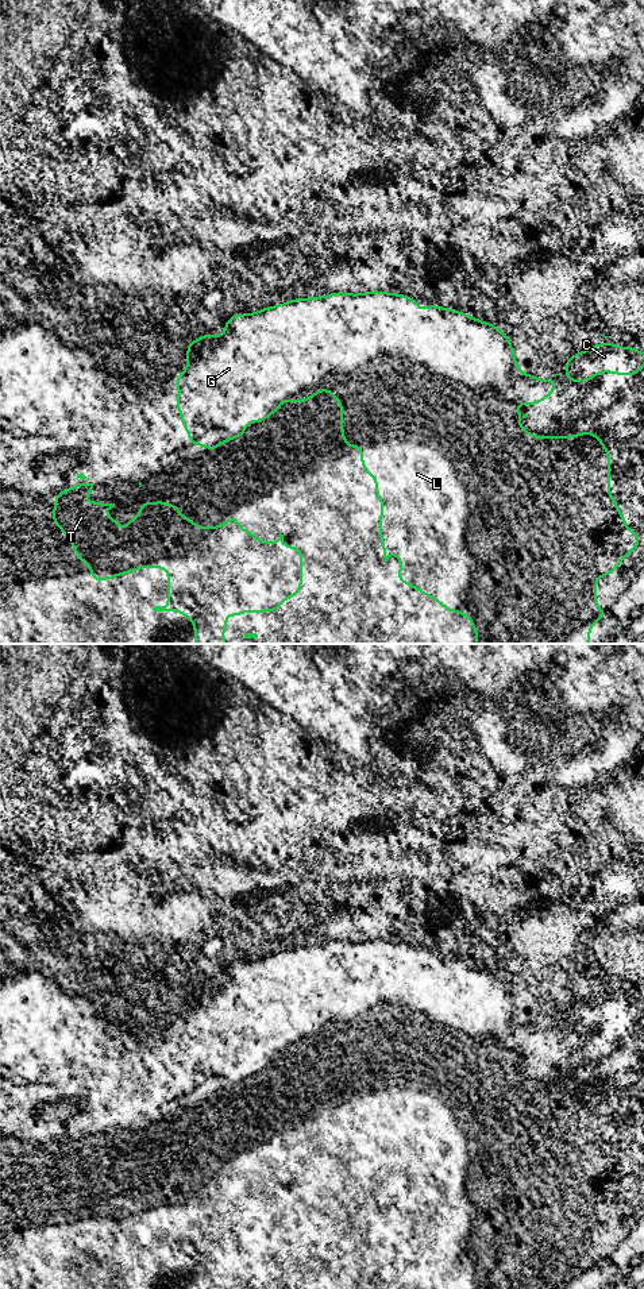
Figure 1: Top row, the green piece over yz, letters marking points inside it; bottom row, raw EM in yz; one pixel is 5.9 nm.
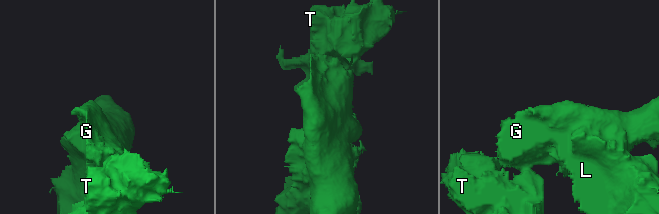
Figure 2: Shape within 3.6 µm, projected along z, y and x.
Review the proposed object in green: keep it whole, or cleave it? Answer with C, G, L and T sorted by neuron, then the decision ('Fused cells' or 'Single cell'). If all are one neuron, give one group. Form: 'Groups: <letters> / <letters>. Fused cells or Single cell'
Groups: C G L T. Single cell

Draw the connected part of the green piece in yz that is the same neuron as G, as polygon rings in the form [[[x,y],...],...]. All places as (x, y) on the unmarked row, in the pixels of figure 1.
[[[373,938],[373,939],[363,939],[363,941],[360,941],[360,942],[351,942],[351,941],[346,941],[346,939],[338,939],[338,941],[335,941],[335,939],[333,939],[333,941],[329,941],[329,942],[327,942],[327,943],[323,943],[323,945],[309,945],[309,946],[292,946],[292,948],[290,948],[290,949],[288,949],[288,950],[284,950],[284,952],[278,952],[278,953],[275,953],[275,954],[266,954],[266,956],[263,956],[263,957],[261,957],[261,958],[258,958],[258,960],[254,960],[254,961],[243,961],[243,962],[232,962],[232,964],[231,964],[231,965],[230,965],[230,966],[227,966],[227,969],[225,969],[225,972],[224,972],[224,983],[223,983],[223,984],[220,984],[220,985],[217,985],[217,984],[215,984],[215,983],[213,983],[213,981],[212,981],[212,980],[208,980],[208,981],[205,981],[205,983],[204,983],[204,984],[203,984],[203,985],[198,985],[198,987],[197,987],[197,988],[189,988],[189,989],[188,989],[188,997],[186,997],[186,1002],[185,1002],[185,1003],[186,1003],[186,1010],[188,1010],[188,1014],[186,1014],[186,1016],[185,1016],[185,1019],[184,1019],[184,1020],[181,1020],[181,1022],[180,1022],[180,1023],[178,1023],[178,1024],[177,1024],[177,1026],[176,1026],[176,1029],[174,1029],[174,1031],[176,1031],[176,1034],[177,1034],[177,1035],[178,1035],[178,1038],[180,1038],[180,1041],[178,1041],[178,1046],[177,1046],[177,1047],[176,1047],[176,1049],[174,1049],[174,1054],[176,1054],[176,1055],[178,1055],[178,1057],[180,1057],[180,1065],[181,1065],[181,1072],[182,1072],[182,1073],[184,1073],[184,1076],[185,1076],[185,1077],[186,1077],[186,1081],[188,1081],[188,1087],[189,1087],[189,1089],[190,1089],[190,1092],[192,1092],[192,1093],[198,1093],[198,1095],[207,1095],[207,1096],[208,1096],[208,1097],[209,1097],[209,1100],[211,1100],[211,1099],[217,1099],[217,1097],[219,1097],[219,1095],[220,1095],[220,1092],[221,1092],[221,1091],[225,1091],[225,1089],[228,1089],[228,1088],[234,1088],[234,1087],[238,1087],[238,1085],[240,1085],[240,1084],[244,1084],[244,1082],[246,1082],[246,1078],[247,1078],[247,1077],[246,1077],[246,1070],[247,1070],[247,1069],[251,1069],[251,1070],[254,1070],[254,1072],[258,1072],[258,1070],[261,1070],[261,1069],[265,1069],[265,1068],[267,1068],[267,1066],[269,1066],[269,1065],[270,1065],[270,1064],[271,1064],[271,1062],[273,1062],[273,1061],[277,1061],[277,1060],[278,1060],[278,1058],[279,1058],[279,1054],[281,1054],[281,1051],[282,1051],[282,1050],[284,1050],[284,1049],[294,1049],[294,1050],[298,1050],[298,1051],[300,1051],[300,1050],[306,1050],[306,1049],[308,1049],[308,1047],[311,1047],[311,1046],[313,1046],[313,1045],[316,1045],[316,1043],[317,1043],[317,1042],[319,1042],[319,1039],[320,1039],[320,1038],[328,1038],[328,1039],[329,1039],[329,1042],[331,1042],[331,1043],[333,1043],[333,1045],[335,1045],[335,1047],[336,1047],[336,1049],[338,1049],[338,1050],[339,1050],[339,1051],[340,1051],[340,1084],[342,1084],[342,1087],[343,1087],[343,1088],[344,1088],[344,1089],[346,1089],[346,1095],[347,1095],[347,1096],[348,1096],[348,1097],[354,1097],[354,1096],[355,1096],[355,1095],[356,1095],[356,1093],[358,1093],[358,1092],[360,1092],[360,1093],[362,1093],[362,1101],[360,1101],[360,1103],[359,1103],[359,1104],[358,1104],[358,1107],[359,1107],[359,1108],[360,1108],[360,1109],[362,1109],[362,1116],[363,1116],[363,1118],[365,1118],[365,1119],[366,1119],[366,1120],[367,1120],[367,1122],[369,1122],[369,1123],[370,1123],[370,1124],[371,1124],[371,1126],[373,1126],[373,1127],[374,1127],[374,1130],[377,1130],[377,1131],[378,1131],[378,1134],[377,1134],[377,1135],[375,1135],[375,1136],[374,1136],[374,1145],[377,1145],[377,1146],[382,1146],[382,1147],[383,1147],[383,1150],[382,1150],[382,1151],[381,1151],[381,1153],[379,1153],[379,1155],[381,1155],[381,1157],[382,1157],[382,1158],[383,1158],[383,1161],[382,1161],[382,1162],[381,1162],[381,1163],[379,1163],[379,1165],[378,1165],[378,1176],[379,1176],[379,1180],[381,1180],[381,1184],[379,1184],[379,1189],[381,1189],[381,1192],[382,1192],[382,1199],[383,1199],[383,1205],[385,1205],[385,1209],[387,1209],[387,1208],[389,1208],[389,1207],[390,1207],[390,1205],[392,1205],[392,1204],[393,1204],[393,1203],[394,1203],[394,1201],[396,1201],[396,1200],[398,1200],[398,1201],[400,1201],[400,1220],[398,1220],[398,1222],[397,1222],[397,1223],[396,1223],[396,1226],[397,1226],[397,1227],[398,1227],[398,1228],[400,1228],[400,1230],[401,1230],[401,1231],[402,1231],[402,1232],[409,1232],[409,1234],[410,1234],[410,1235],[412,1235],[412,1236],[413,1236],[413,1238],[419,1238],[419,1239],[420,1239],[420,1240],[421,1240],[421,1242],[423,1242],[423,1243],[425,1243],[425,1244],[431,1244],[431,1246],[432,1246],[432,1247],[433,1247],[433,1249],[436,1249],[436,1250],[440,1250],[440,1251],[441,1251],[441,1257],[443,1257],[443,1258],[444,1258],[444,1259],[458,1259],[458,1261],[459,1261],[459,1262],[460,1262],[460,1263],[462,1263],[462,1265],[468,1265],[468,1266],[470,1266],[470,1271],[471,1271],[471,1274],[473,1274],[473,1276],[474,1276],[474,1277],[475,1277],[475,1289],[590,1289],[590,1276],[591,1276],[591,1274],[594,1274],[594,1273],[597,1273],[597,1270],[598,1270],[598,1269],[599,1269],[599,1267],[602,1267],[602,1266],[603,1266],[603,1265],[605,1265],[605,1263],[606,1263],[606,1262],[608,1262],[608,1261],[609,1261],[609,1258],[608,1258],[608,1257],[599,1257],[599,1255],[598,1255],[598,1254],[597,1254],[597,1227],[598,1227],[598,1226],[599,1226],[599,1224],[609,1224],[609,1223],[610,1223],[610,1222],[612,1222],[612,1220],[613,1220],[613,1219],[616,1219],[616,1217],[617,1217],[617,1216],[618,1216],[618,1215],[620,1215],[620,1212],[621,1212],[621,1211],[622,1211],[622,1208],[624,1208],[624,1207],[625,1207],[625,1205],[626,1205],[626,1204],[628,1204],[628,1203],[629,1203],[629,1201],[630,1201],[630,1200],[632,1200],[632,1199],[635,1199],[635,1197],[637,1197],[637,1195],[639,1195],[639,1193],[640,1193],[640,1189],[641,1189],[641,1186],[640,1186],[640,1185],[639,1185],[639,1184],[637,1184],[637,1181],[636,1181],[636,1180],[635,1180],[635,1178],[629,1178],[629,1177],[628,1177],[628,1176],[626,1176],[626,1168],[625,1168],[625,1165],[624,1165],[624,1163],[622,1163],[622,1162],[621,1162],[621,1157],[620,1157],[620,1154],[618,1154],[618,1153],[617,1153],[617,1151],[616,1151],[616,1150],[614,1150],[614,1147],[613,1147],[613,1145],[612,1145],[612,1142],[610,1142],[610,1100],[609,1100],[609,1097],[608,1097],[608,1096],[606,1096],[606,1095],[605,1095],[605,1092],[603,1092],[603,1089],[602,1089],[602,1088],[601,1088],[601,1087],[599,1087],[599,1085],[598,1085],[598,1084],[597,1084],[597,1082],[595,1082],[595,1081],[594,1081],[594,1080],[591,1080],[591,1078],[586,1078],[586,1080],[583,1080],[583,1081],[575,1081],[575,1082],[572,1082],[572,1084],[543,1084],[543,1085],[540,1085],[540,1084],[537,1084],[537,1082],[532,1082],[532,1081],[529,1081],[529,1080],[527,1080],[527,1078],[525,1078],[525,1077],[524,1077],[524,1076],[522,1076],[522,1074],[521,1074],[521,1073],[520,1073],[520,1064],[521,1064],[521,1061],[520,1061],[520,1058],[518,1058],[518,1055],[517,1055],[517,1053],[516,1053],[516,1051],[517,1051],[517,1050],[522,1050],[522,1051],[525,1051],[525,1053],[539,1053],[539,1051],[540,1051],[540,1050],[541,1050],[541,1049],[543,1049],[543,1047],[544,1047],[544,1046],[549,1046],[549,1045],[554,1045],[554,1037],[555,1037],[555,1035],[556,1035],[556,1033],[558,1033],[558,1029],[555,1029],[555,1027],[554,1027],[554,1026],[555,1026],[555,1024],[556,1024],[556,1023],[559,1023],[559,1022],[555,1022],[555,1023],[554,1023],[554,1024],[552,1024],[552,1026],[549,1026],[549,1027],[544,1027],[544,1029],[543,1029],[543,1027],[539,1027],[539,1026],[536,1026],[536,1024],[535,1024],[535,1023],[532,1023],[532,1022],[527,1022],[527,1020],[521,1020],[521,1019],[520,1019],[520,1016],[518,1016],[518,1011],[517,1011],[517,1008],[516,1008],[516,1006],[514,1006],[514,999],[513,999],[513,993],[512,993],[512,989],[510,989],[510,985],[509,985],[509,984],[508,984],[508,983],[506,983],[506,981],[505,981],[505,980],[502,980],[502,979],[501,979],[501,977],[498,977],[498,976],[497,976],[497,975],[495,975],[495,973],[494,973],[494,972],[490,972],[490,970],[487,970],[487,969],[482,969],[482,968],[478,968],[478,966],[475,966],[475,965],[473,965],[473,964],[468,964],[468,962],[466,962],[466,961],[463,961],[463,960],[459,960],[459,958],[455,958],[455,957],[452,957],[452,956],[440,956],[440,954],[437,954],[437,953],[435,953],[435,952],[429,952],[429,953],[427,953],[427,954],[425,954],[425,956],[424,956],[424,958],[423,958],[423,960],[421,960],[421,958],[420,958],[420,957],[419,957],[419,950],[417,950],[417,949],[416,949],[416,948],[414,948],[414,946],[413,946],[413,945],[408,945],[408,943],[405,943],[405,942],[397,942],[397,941],[385,941],[385,939],[382,939],[382,938]]]

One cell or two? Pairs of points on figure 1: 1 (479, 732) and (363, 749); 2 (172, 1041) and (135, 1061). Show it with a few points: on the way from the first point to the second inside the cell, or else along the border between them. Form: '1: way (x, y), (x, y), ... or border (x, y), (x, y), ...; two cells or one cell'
1: border (358, 720), (374, 740), (373, 761), (370, 764); two cells
2: border (172, 1025), (164, 1046), (178, 1062); two cells

